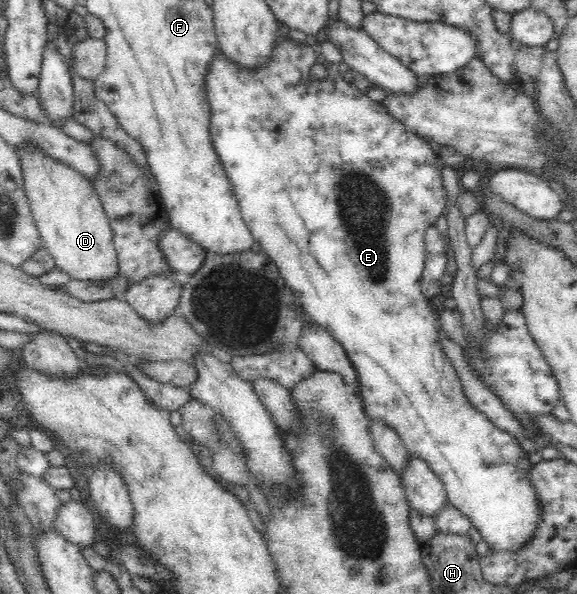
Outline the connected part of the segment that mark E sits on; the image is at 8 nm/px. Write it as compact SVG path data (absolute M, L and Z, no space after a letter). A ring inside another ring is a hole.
M280 36L276 39L272 58L264 65L264 68L259 68L254 72L235 66L223 54L218 53L212 61L212 68L209 68L206 75L206 94L211 110L209 134L238 199L240 214L254 237L254 241L259 242L261 251L268 254L273 260L285 285L289 286L289 289L292 289L297 296L303 311L343 346L358 376L357 395L362 400L363 411L368 420L383 421L398 434L410 456L417 456L421 461L429 464L429 468L444 483L448 504L469 518L471 525L479 532L489 550L520 552L540 526L543 514L543 506L537 496L536 487L533 487L532 480L529 479L530 469L534 463L528 459L526 451L521 448L518 437L495 427L485 414L481 414L467 400L455 367L445 355L444 347L440 342L438 310L435 310L430 301L422 294L420 283L426 254L425 231L429 226L435 225L437 219L444 215L448 202L441 179L441 169L443 169L441 159L435 155L429 142L405 130L401 122L391 118L391 114L381 107L381 102L374 102L366 93L349 85L347 80L341 76L338 64L326 60L323 54L315 48L305 46L305 44L299 46L292 40L283 40L283 37ZM315 63L321 63L326 67L327 77L313 80L309 76L309 69Z

